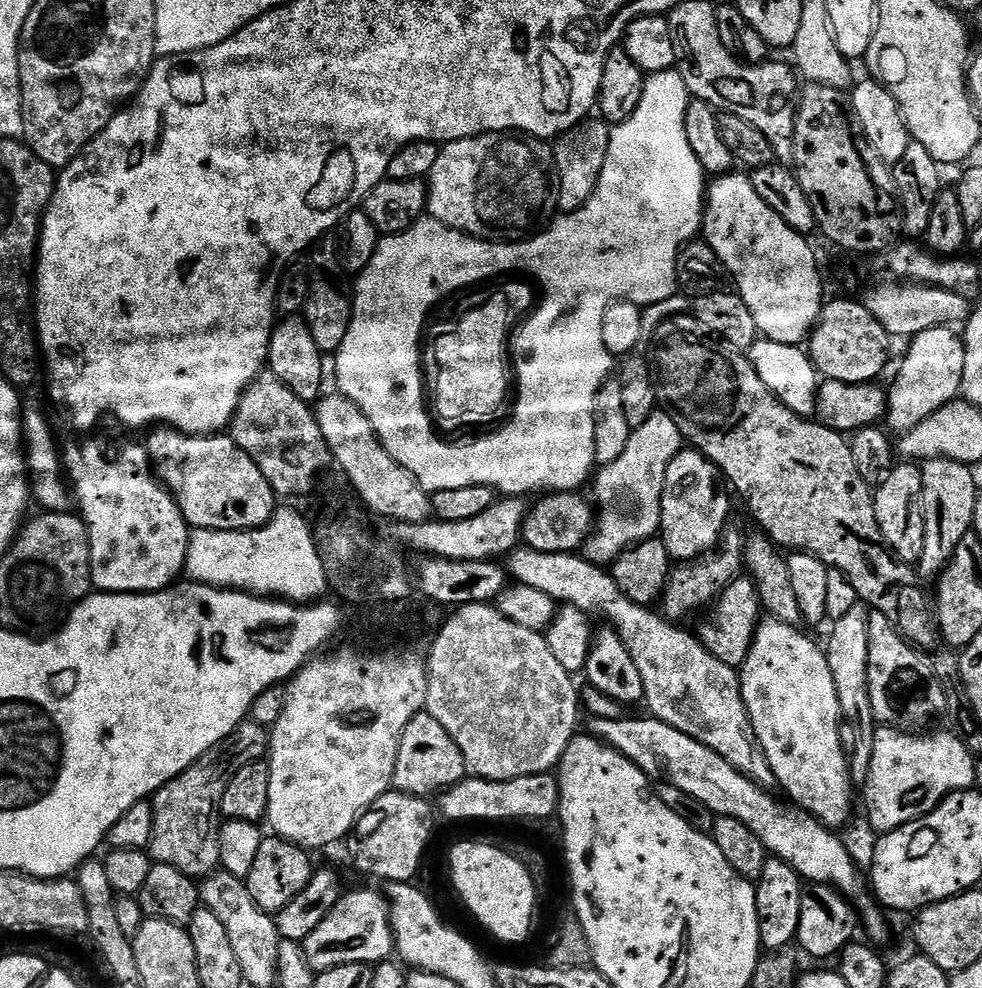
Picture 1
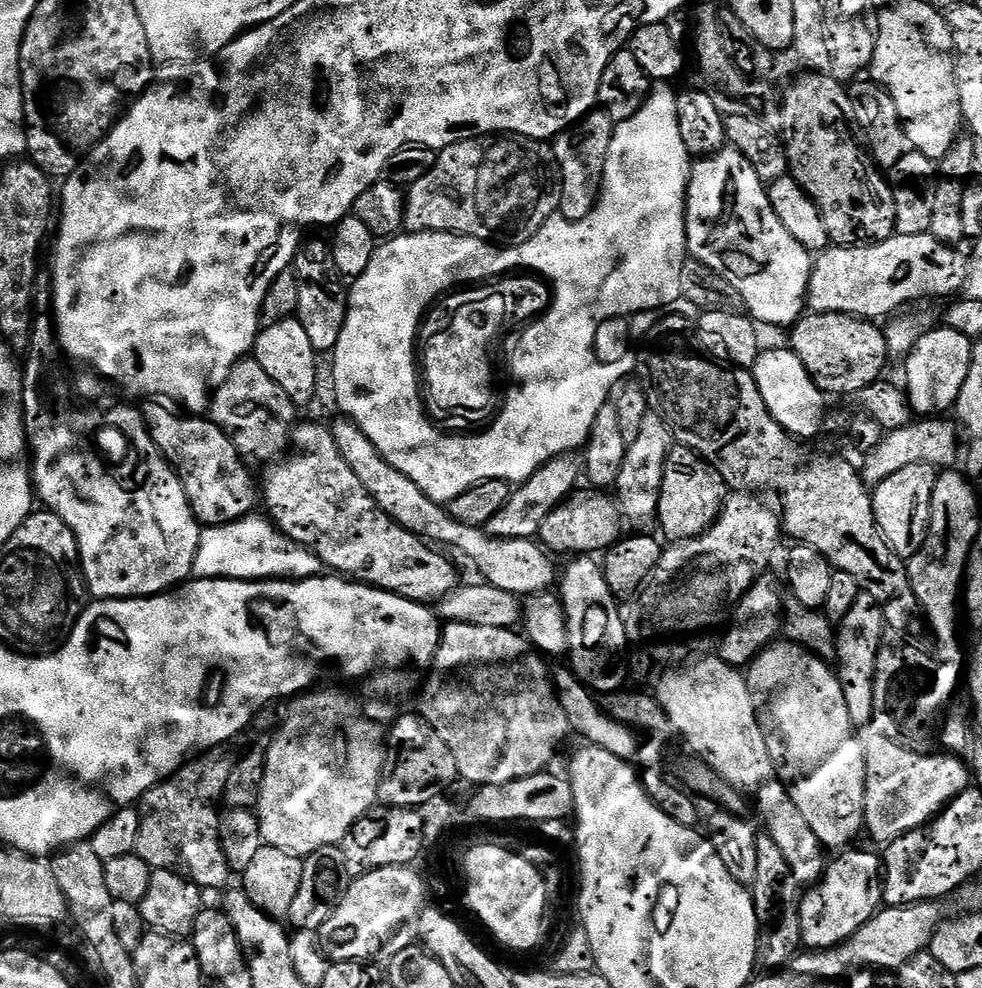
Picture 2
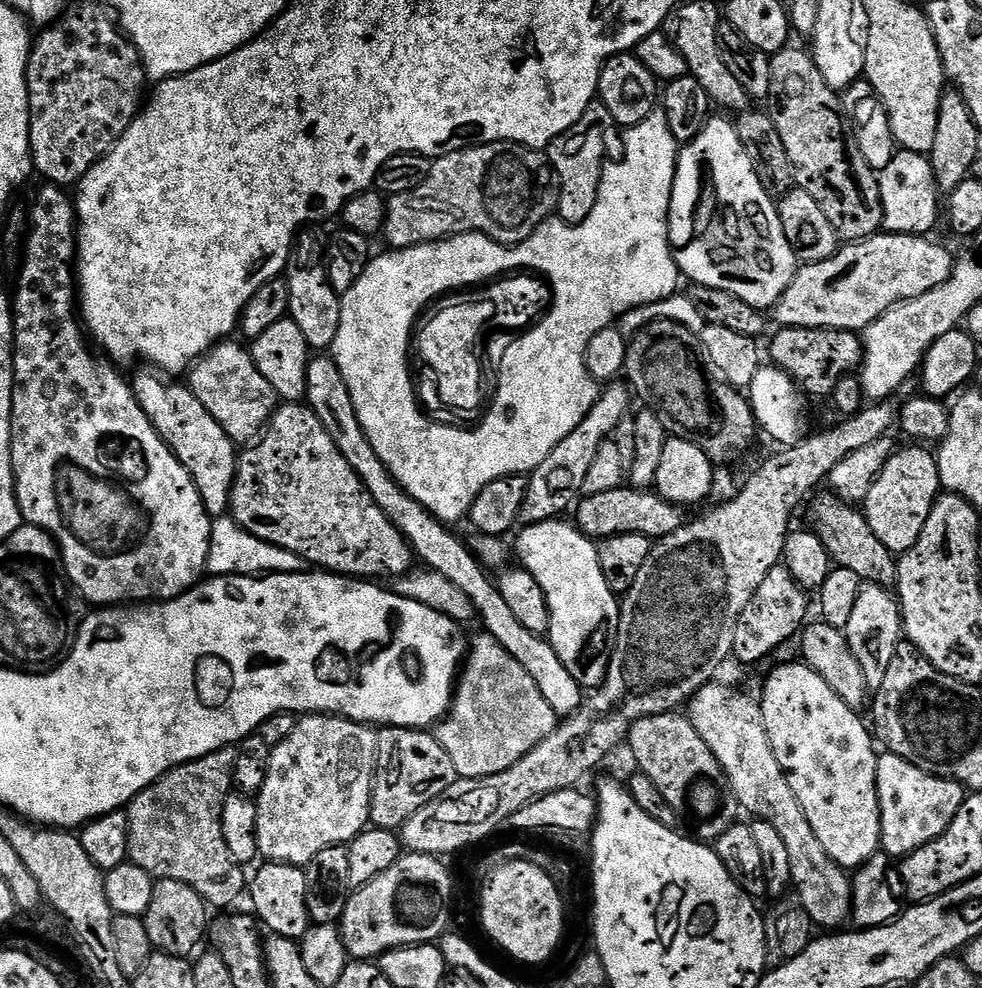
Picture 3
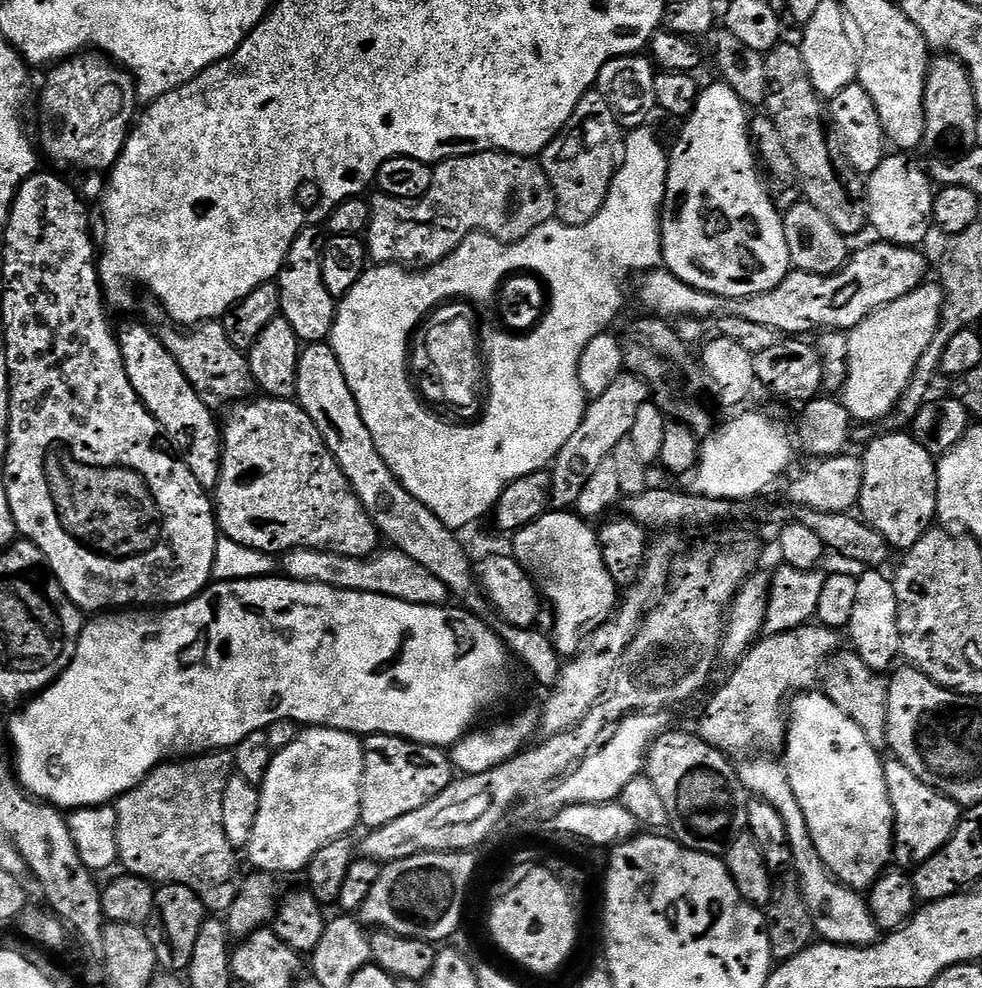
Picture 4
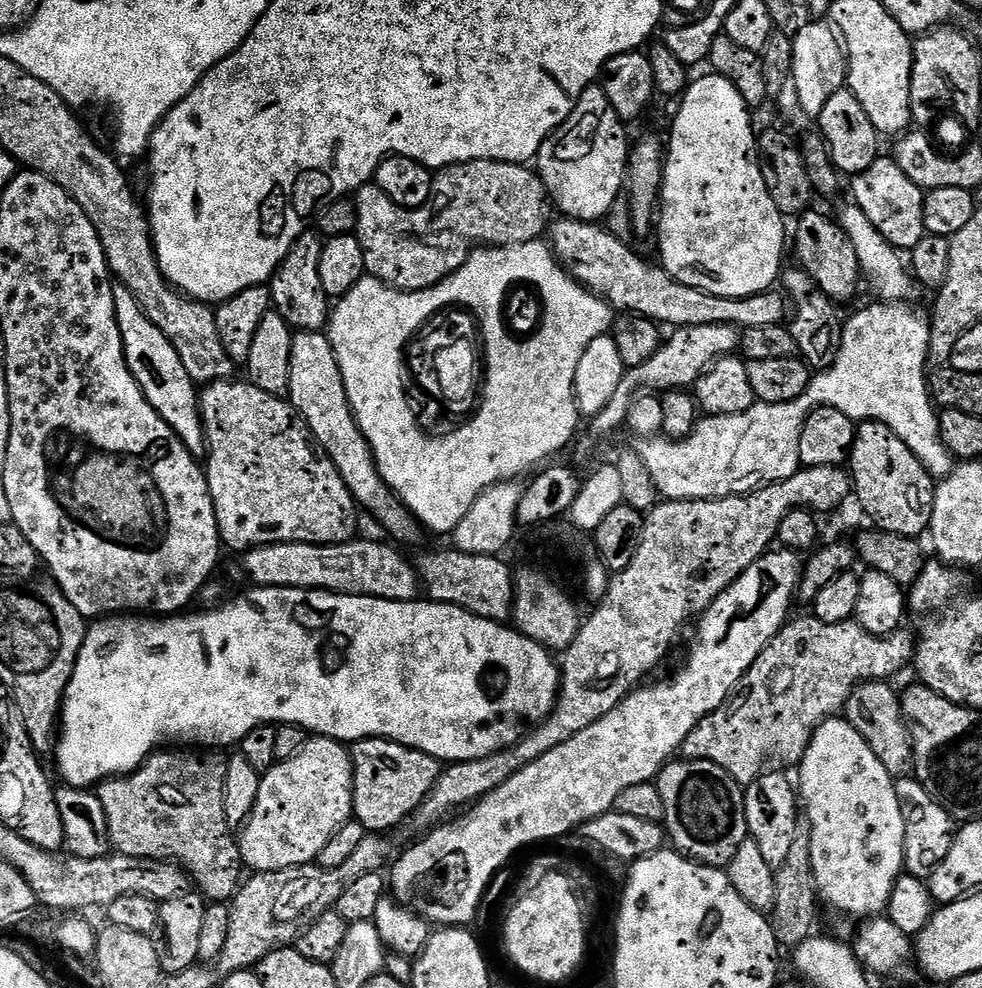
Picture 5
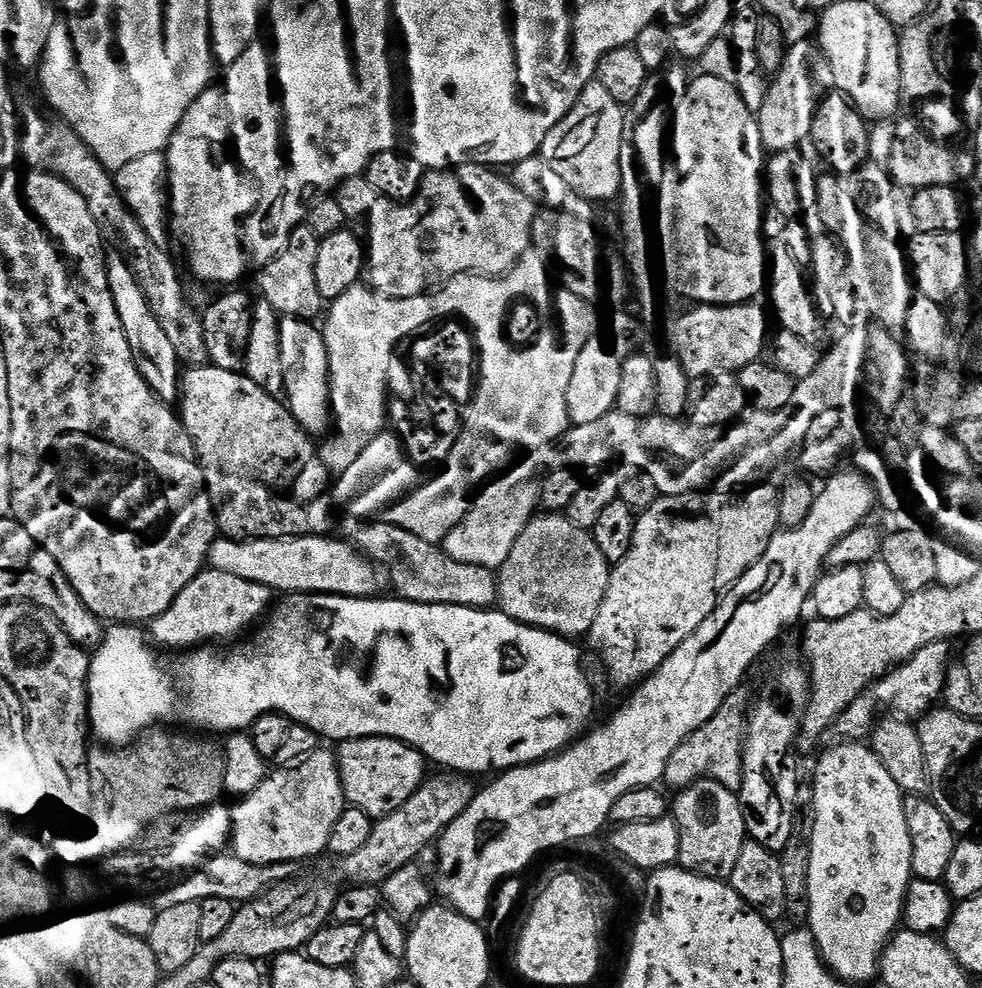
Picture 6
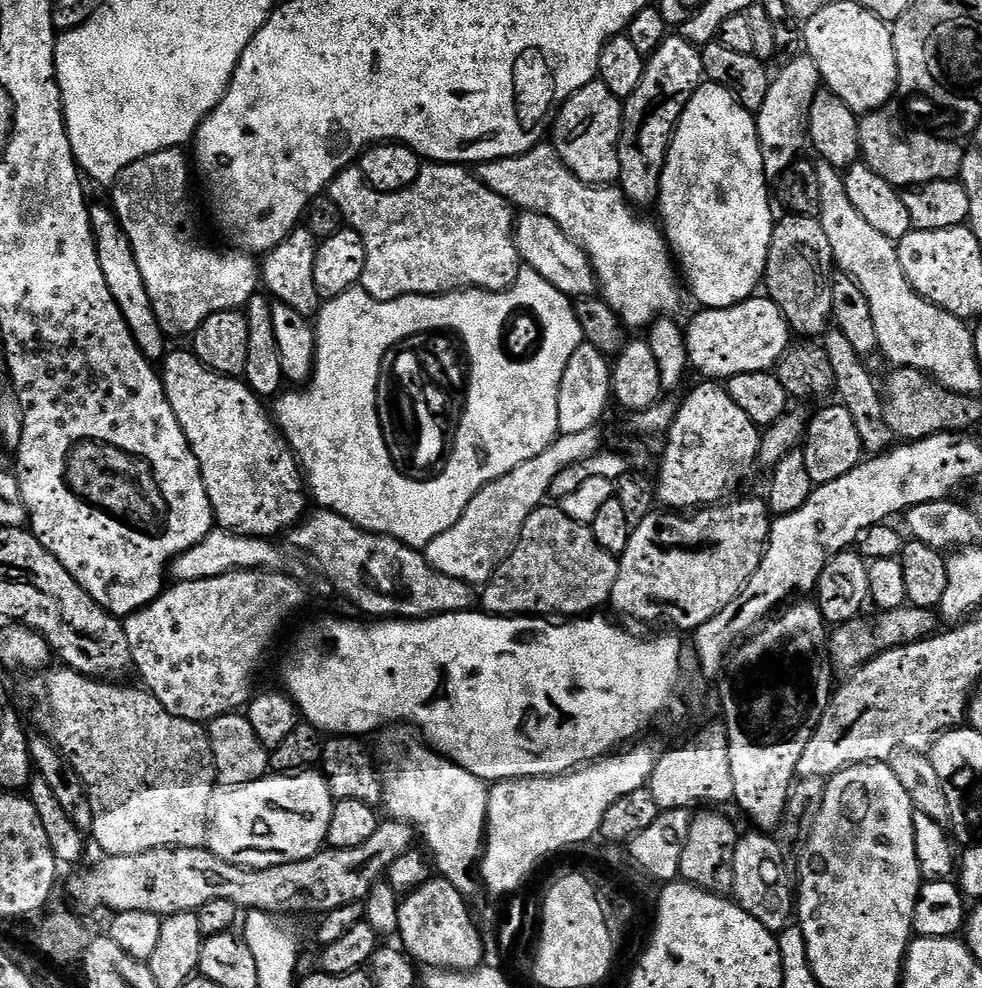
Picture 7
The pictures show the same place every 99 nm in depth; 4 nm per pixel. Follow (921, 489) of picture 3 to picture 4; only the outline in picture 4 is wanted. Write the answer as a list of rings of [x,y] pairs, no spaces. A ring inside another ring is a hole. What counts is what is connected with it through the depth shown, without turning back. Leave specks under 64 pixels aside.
[[[888,430],[885,433],[885,436],[877,435],[869,440],[863,449],[864,473],[858,512],[867,524],[882,534],[882,538],[886,538],[889,546],[907,550],[928,533],[937,519],[937,457],[931,456],[926,446],[907,431]]]

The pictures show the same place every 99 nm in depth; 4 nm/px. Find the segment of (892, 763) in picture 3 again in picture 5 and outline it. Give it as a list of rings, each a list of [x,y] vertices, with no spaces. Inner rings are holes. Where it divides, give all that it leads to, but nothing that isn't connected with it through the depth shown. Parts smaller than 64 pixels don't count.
[[[915,778],[896,780],[898,806],[902,806],[904,823],[904,872],[925,882],[938,870],[938,862],[950,854],[954,835],[952,813],[939,804]]]

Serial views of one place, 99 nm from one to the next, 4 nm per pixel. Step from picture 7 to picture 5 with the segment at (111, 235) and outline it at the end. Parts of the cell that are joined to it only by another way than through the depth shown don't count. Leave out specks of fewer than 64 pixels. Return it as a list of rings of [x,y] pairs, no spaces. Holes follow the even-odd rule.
[[[119,286],[113,287],[114,306],[116,307],[116,321],[118,330],[122,334],[124,357],[128,363],[130,374],[134,374],[134,382],[142,390],[146,402],[154,406],[156,413],[174,430],[174,434],[193,456],[200,458],[205,455],[206,441],[204,438],[204,424],[200,421],[200,397],[196,381],[186,374],[186,366],[182,366],[182,358],[178,358],[178,350],[170,346],[170,338],[146,318],[142,306],[130,294],[130,290]]]

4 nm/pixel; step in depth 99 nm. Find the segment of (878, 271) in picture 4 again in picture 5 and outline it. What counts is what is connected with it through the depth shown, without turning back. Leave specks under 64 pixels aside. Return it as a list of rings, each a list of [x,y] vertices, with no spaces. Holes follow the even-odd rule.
[[[567,218],[556,219],[551,221],[546,232],[546,240],[551,247],[552,255],[555,256],[556,262],[561,264],[565,272],[573,280],[577,280],[592,295],[600,297],[617,313],[645,316],[647,320],[653,321],[660,326],[672,324],[673,329],[689,328],[690,326],[712,326],[714,324],[731,324],[737,330],[746,328],[768,329],[771,324],[781,323],[785,319],[786,308],[784,312],[784,304],[786,305],[786,300],[779,291],[777,291],[778,293],[776,293],[776,290],[759,292],[746,298],[715,296],[709,292],[698,290],[694,286],[686,286],[682,282],[678,282],[671,274],[665,272],[659,263],[653,262],[651,264],[650,261],[643,260],[630,245],[623,244],[620,241],[623,239],[615,231],[609,230],[607,227],[604,229],[605,225],[603,223]]]

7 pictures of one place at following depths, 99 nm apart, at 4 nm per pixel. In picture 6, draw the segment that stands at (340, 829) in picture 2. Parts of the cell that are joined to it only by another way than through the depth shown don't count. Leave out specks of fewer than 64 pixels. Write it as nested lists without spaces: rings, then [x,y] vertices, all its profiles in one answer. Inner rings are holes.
[[[316,751],[310,759],[294,768],[273,771],[264,779],[262,786],[258,786],[258,790],[243,797],[237,803],[240,805],[231,809],[230,848],[235,856],[251,864],[290,864],[308,860],[327,849],[330,830],[334,830],[334,822],[338,822],[344,812],[346,801],[335,755],[324,751]]]

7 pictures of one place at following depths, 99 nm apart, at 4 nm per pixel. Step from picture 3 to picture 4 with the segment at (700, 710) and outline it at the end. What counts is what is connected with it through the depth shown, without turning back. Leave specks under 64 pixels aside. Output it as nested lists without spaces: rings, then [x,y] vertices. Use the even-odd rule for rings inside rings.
[[[756,758],[756,759],[764,759],[764,760],[756,760],[753,764],[744,764],[741,763],[739,765],[738,771],[740,773],[740,780],[744,784],[745,790],[750,793],[753,797],[762,798],[766,802],[770,802],[770,806],[774,806],[774,810],[778,810],[778,814],[782,817],[782,823],[786,826],[786,836],[788,841],[790,842],[790,854],[792,855],[792,863],[790,865],[791,871],[796,871],[796,876],[794,876],[795,883],[800,885],[800,893],[802,894],[802,898],[806,902],[806,910],[810,910],[810,918],[814,922],[814,926],[816,927],[817,937],[821,941],[830,943],[830,944],[845,944],[846,946],[850,946],[851,948],[866,948],[870,944],[875,944],[878,939],[878,929],[876,926],[876,919],[872,916],[872,907],[868,904],[867,899],[857,889],[847,888],[846,885],[843,884],[842,881],[836,879],[835,876],[832,875],[832,871],[829,870],[827,866],[822,862],[822,858],[818,854],[818,846],[814,846],[814,838],[810,838],[810,826],[806,826],[806,814],[802,814],[802,806],[798,806],[798,798],[794,798],[794,790],[790,790],[790,782],[788,781],[788,773],[784,771],[784,765],[781,763],[779,759],[776,758]]]

